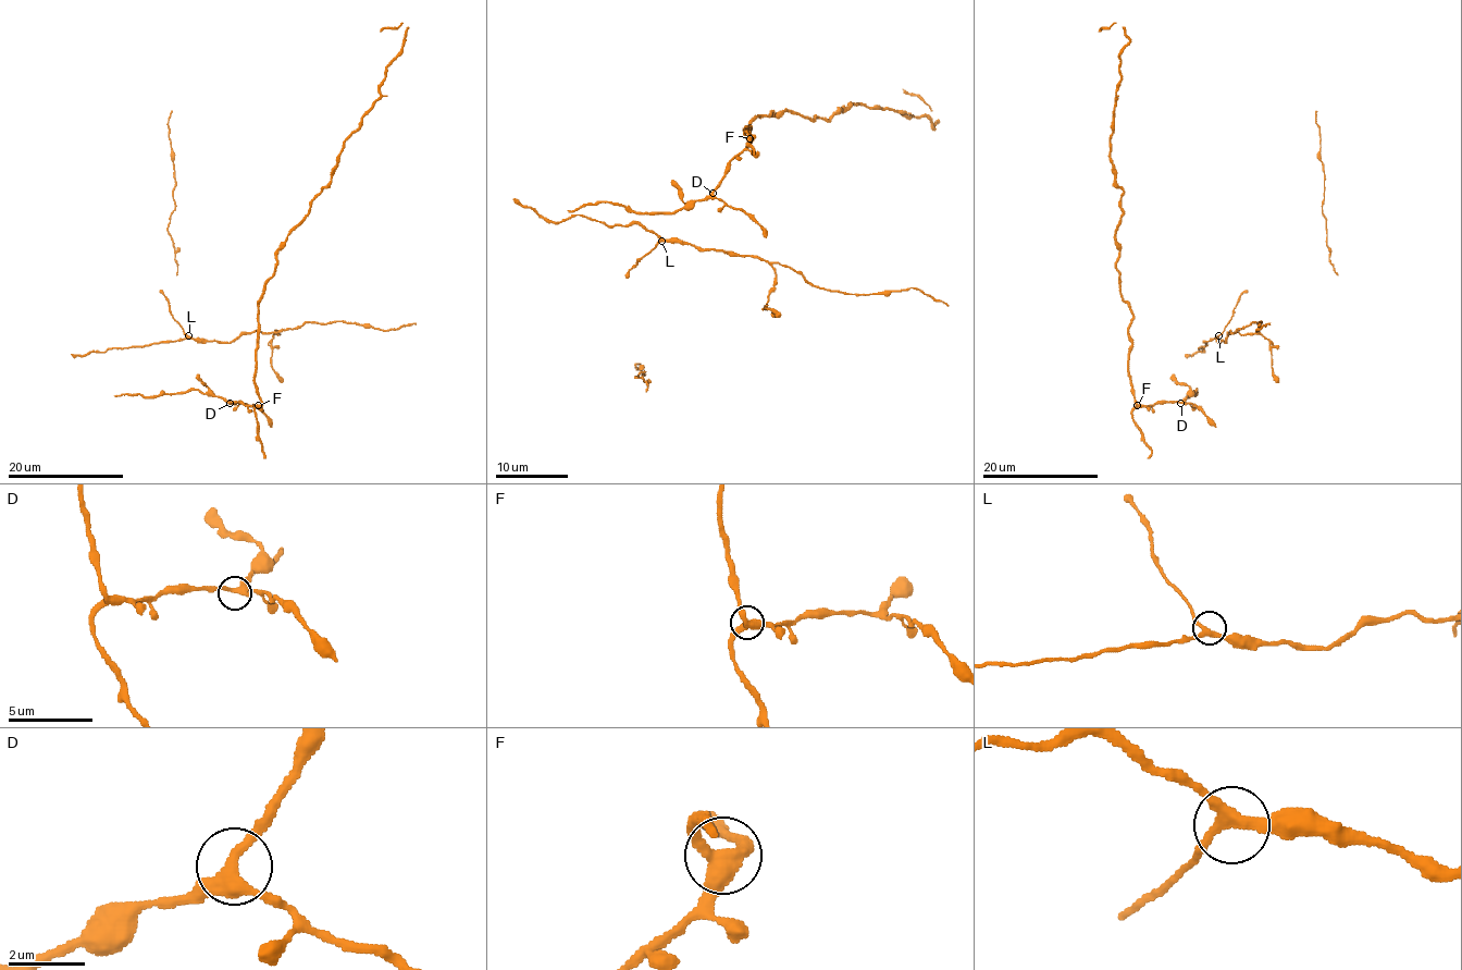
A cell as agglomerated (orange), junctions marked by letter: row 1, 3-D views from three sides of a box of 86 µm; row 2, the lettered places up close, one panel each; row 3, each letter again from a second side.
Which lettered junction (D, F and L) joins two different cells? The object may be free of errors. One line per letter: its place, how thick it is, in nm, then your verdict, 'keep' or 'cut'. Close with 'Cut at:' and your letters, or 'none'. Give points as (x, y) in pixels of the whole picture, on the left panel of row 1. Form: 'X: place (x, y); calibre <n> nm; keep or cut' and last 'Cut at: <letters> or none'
D: place (230, 403); calibre 320 nm; keep
F: place (258, 405); calibre 400 nm; cut
L: place (188, 335); calibre 260 nm; keep
Cut at: F

